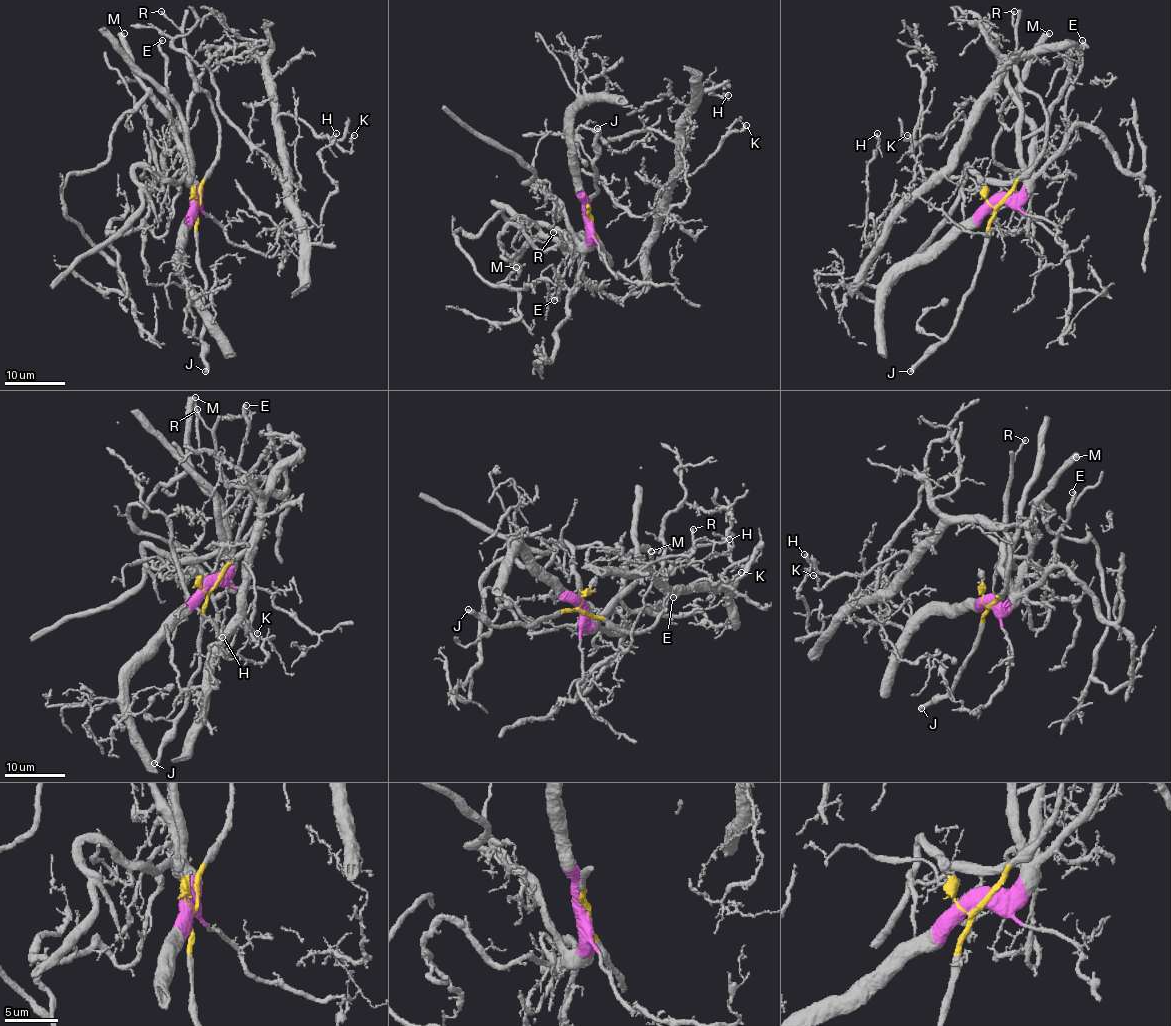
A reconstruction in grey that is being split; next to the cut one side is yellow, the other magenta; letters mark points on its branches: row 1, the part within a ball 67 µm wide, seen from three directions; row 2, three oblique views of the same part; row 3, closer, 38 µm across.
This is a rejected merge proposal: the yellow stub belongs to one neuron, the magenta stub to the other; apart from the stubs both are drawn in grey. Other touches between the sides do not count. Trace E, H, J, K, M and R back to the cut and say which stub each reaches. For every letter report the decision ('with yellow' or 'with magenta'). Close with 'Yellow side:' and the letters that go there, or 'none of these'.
E: with magenta
H: with magenta
J: with yellow
K: with magenta
M: with magenta
R: with yellow
Yellow side: J, R

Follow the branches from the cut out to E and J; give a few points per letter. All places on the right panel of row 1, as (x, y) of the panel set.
E: (998, 203), (1007, 194), (1016, 194), (1063, 143), (1070, 126), (1066, 114), (1067, 90), (1079, 72), (1082, 40)
J: (998, 203), (991, 219), (989, 240), (973, 290), (965, 298), (953, 331), (909, 371)

